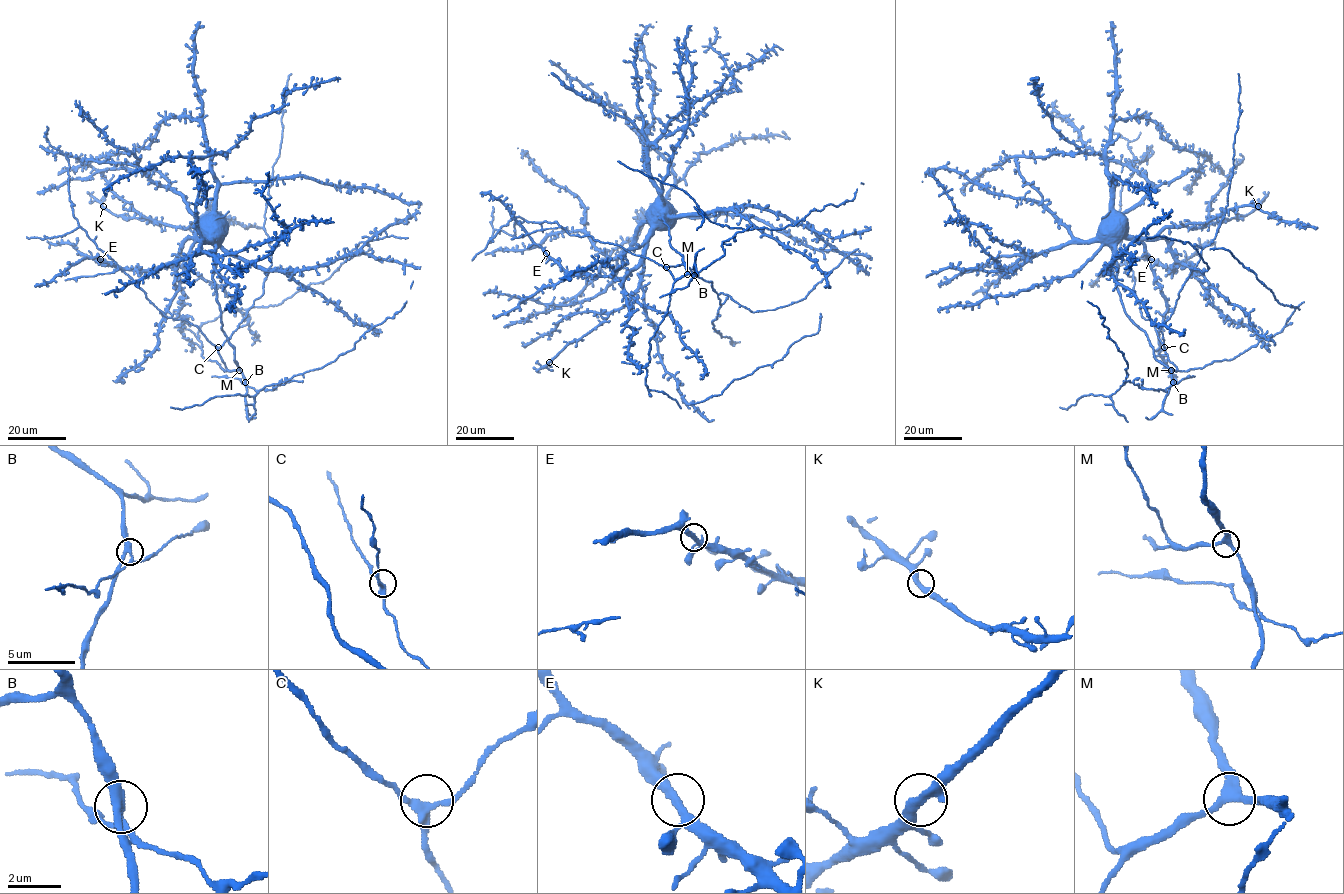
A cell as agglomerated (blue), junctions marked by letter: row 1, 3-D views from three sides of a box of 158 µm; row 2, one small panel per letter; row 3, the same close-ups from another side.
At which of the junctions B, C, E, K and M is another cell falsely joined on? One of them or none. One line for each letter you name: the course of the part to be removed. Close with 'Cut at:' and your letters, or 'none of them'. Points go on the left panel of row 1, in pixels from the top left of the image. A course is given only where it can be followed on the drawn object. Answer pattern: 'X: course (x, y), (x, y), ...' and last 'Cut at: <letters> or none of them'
B: course (245, 382), (256, 390), (275, 389), (289, 381), (303, 381)
Cut at: B

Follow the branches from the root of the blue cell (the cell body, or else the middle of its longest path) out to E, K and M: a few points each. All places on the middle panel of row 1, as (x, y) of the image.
E: (673, 248), (663, 216), (648, 241), (645, 258), (621, 278), (568, 274), (546, 253)
K: (673, 248), (663, 216), (648, 241), (642, 280), (631, 299), (569, 342), (549, 362)
M: (673, 248), (682, 256), (687, 274)

